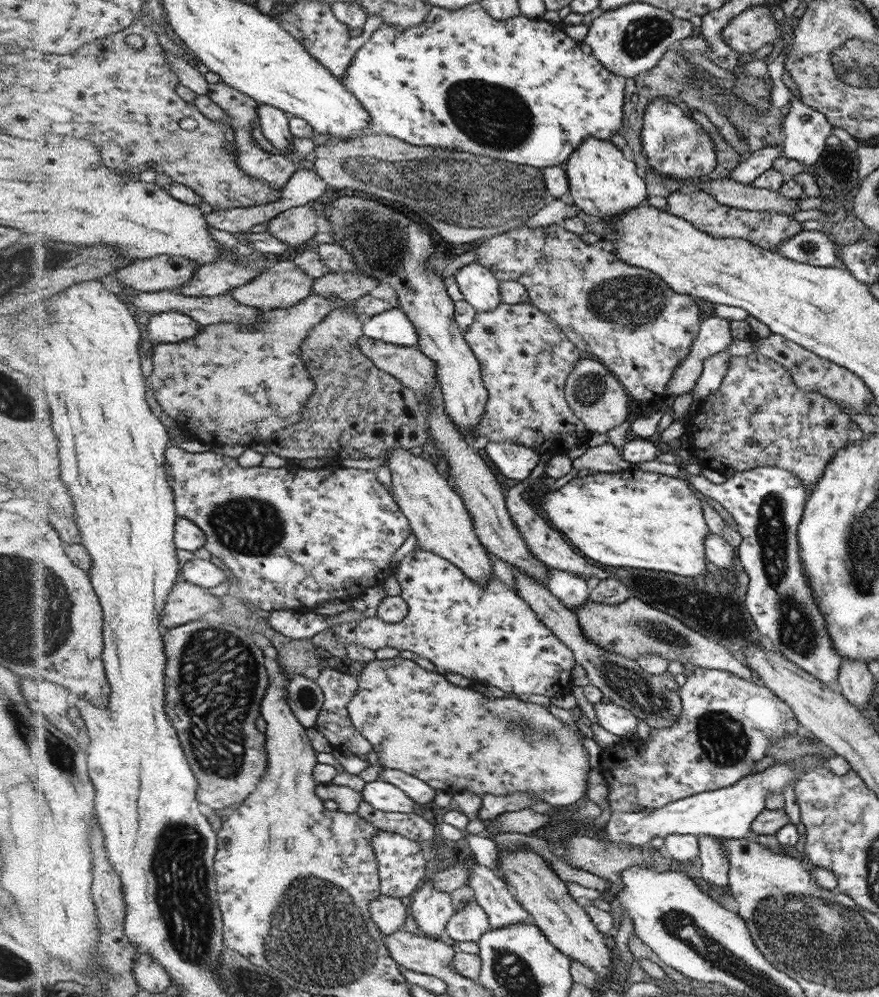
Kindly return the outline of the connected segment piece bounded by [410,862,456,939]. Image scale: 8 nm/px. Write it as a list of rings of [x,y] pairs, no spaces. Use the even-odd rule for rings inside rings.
[[[431,862],[427,867],[428,874],[411,896],[410,912],[425,936],[441,939],[446,935],[446,926],[456,911],[451,894],[436,890],[433,883],[432,875],[438,871],[436,864]]]

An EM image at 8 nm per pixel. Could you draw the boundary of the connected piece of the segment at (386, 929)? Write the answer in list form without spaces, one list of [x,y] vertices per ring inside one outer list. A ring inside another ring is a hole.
[[[380,894],[376,901],[370,903],[373,921],[384,936],[394,935],[404,930],[406,923],[406,906],[400,899]]]

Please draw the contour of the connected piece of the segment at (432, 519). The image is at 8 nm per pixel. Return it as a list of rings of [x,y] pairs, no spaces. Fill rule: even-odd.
[[[390,450],[386,452],[388,470],[392,473],[392,495],[398,506],[409,519],[413,527],[417,544],[422,551],[432,551],[448,559],[460,568],[475,583],[485,585],[493,577],[486,548],[478,542],[478,535],[472,528],[472,515],[465,506],[465,501],[452,490],[442,478],[434,464],[424,458],[410,454],[409,450]]]

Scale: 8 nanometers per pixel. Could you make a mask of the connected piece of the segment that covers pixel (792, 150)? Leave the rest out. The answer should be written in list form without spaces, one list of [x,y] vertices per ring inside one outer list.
[[[794,94],[789,104],[789,113],[783,123],[783,154],[806,168],[821,158],[829,136],[836,130],[825,114],[806,106]]]

